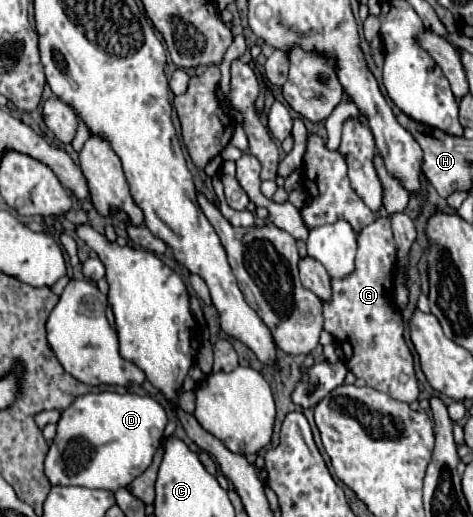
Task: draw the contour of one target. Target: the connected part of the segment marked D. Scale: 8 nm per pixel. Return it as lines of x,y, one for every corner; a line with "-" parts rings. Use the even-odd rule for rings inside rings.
111,391
81,395
61,411
57,435
45,457
45,477
51,485
79,485
115,493
151,465
165,425
165,409
149,395
-
75,443
83,443
83,447
75,447

